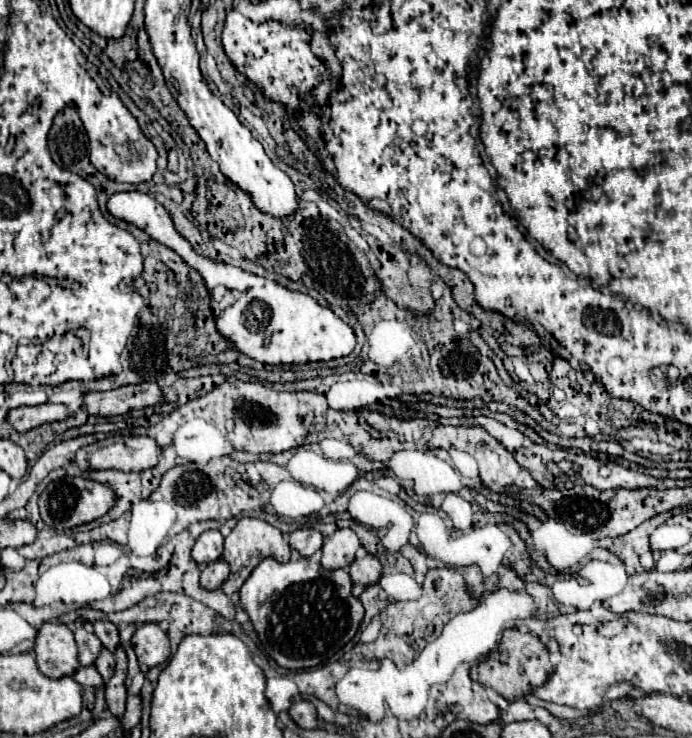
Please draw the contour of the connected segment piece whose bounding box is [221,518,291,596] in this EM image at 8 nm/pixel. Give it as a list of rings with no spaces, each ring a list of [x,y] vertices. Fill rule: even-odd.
[[[241,518],[239,522],[237,522],[237,526],[231,530],[231,534],[225,538],[225,550],[223,550],[223,560],[229,564],[229,568],[231,568],[231,574],[229,574],[229,578],[225,580],[225,584],[223,584],[223,592],[225,594],[235,594],[239,588],[241,588],[241,584],[249,578],[249,574],[251,574],[251,570],[263,560],[263,558],[275,558],[275,560],[279,560],[279,562],[287,562],[289,558],[291,558],[291,548],[289,548],[289,544],[283,540],[283,534],[275,528],[275,526],[271,526],[271,524],[267,524],[267,522],[263,522],[263,520],[257,520],[257,518]]]

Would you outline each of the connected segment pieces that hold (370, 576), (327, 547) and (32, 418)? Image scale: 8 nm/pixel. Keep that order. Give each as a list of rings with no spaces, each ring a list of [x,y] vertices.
[[[367,554],[365,558],[361,560],[355,560],[351,566],[349,566],[349,576],[355,584],[363,584],[363,586],[371,586],[375,584],[379,578],[381,578],[381,562]]]
[[[341,528],[325,538],[321,566],[327,570],[347,568],[355,560],[355,552],[361,546],[357,534],[351,528]]]
[[[41,404],[41,406],[23,406],[7,412],[7,422],[17,432],[29,432],[31,428],[37,428],[47,422],[65,420],[69,416],[67,408],[63,404]]]

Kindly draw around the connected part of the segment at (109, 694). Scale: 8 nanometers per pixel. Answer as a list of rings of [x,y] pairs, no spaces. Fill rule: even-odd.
[[[117,648],[115,652],[115,674],[113,678],[105,684],[105,700],[109,704],[109,710],[113,716],[121,718],[125,712],[125,700],[127,700],[127,690],[125,690],[125,670],[127,670],[127,654],[125,648]]]

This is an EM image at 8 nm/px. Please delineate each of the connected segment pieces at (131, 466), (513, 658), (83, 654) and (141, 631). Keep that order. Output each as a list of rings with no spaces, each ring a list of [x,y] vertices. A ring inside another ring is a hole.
[[[111,436],[79,448],[73,462],[79,470],[143,472],[159,462],[161,448],[149,436]]]
[[[507,630],[503,634],[503,640],[497,646],[497,650],[493,650],[487,660],[483,660],[479,666],[475,666],[471,670],[471,678],[483,686],[493,688],[507,702],[511,702],[511,700],[523,698],[529,690],[543,686],[549,680],[551,672],[553,672],[553,666],[549,662],[549,650],[539,642],[539,638],[535,634]]]
[[[81,626],[75,632],[75,640],[77,640],[77,646],[79,646],[79,662],[81,662],[81,666],[95,664],[95,656],[99,656],[99,652],[103,648],[103,644],[95,636],[95,632],[93,630],[89,632],[85,626]]]
[[[153,622],[137,628],[137,632],[131,638],[131,646],[139,658],[139,664],[143,664],[143,668],[159,666],[171,654],[167,634]]]

